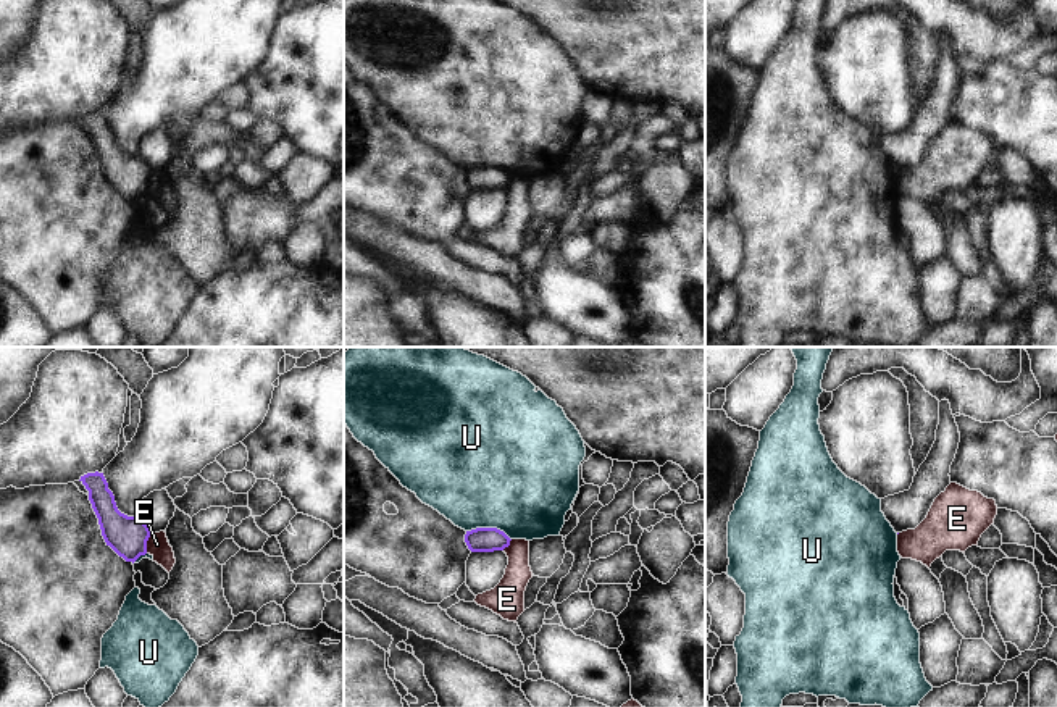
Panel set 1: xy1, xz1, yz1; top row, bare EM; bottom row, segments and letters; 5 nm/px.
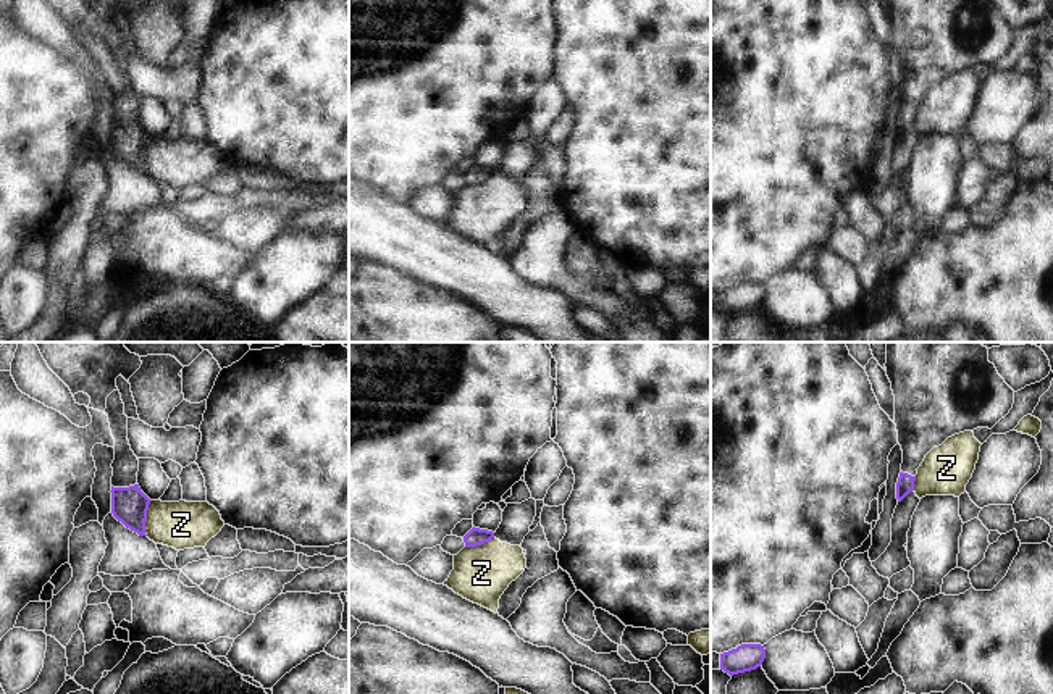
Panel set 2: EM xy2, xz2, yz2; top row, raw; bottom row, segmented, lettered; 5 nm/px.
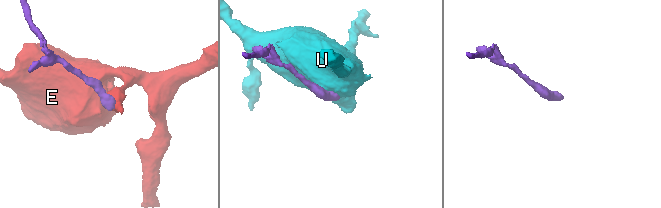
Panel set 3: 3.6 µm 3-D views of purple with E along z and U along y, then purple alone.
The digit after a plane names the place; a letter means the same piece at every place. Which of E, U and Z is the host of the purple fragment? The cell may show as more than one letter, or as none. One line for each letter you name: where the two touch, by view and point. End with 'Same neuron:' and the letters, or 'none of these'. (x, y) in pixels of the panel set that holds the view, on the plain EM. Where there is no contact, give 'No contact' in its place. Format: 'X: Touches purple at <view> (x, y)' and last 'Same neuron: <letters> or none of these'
Same neuron: none of these.

